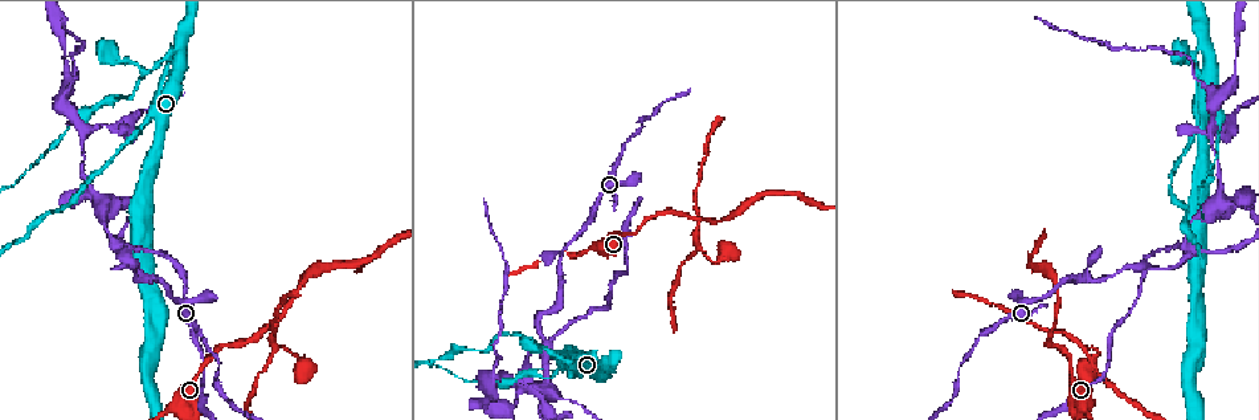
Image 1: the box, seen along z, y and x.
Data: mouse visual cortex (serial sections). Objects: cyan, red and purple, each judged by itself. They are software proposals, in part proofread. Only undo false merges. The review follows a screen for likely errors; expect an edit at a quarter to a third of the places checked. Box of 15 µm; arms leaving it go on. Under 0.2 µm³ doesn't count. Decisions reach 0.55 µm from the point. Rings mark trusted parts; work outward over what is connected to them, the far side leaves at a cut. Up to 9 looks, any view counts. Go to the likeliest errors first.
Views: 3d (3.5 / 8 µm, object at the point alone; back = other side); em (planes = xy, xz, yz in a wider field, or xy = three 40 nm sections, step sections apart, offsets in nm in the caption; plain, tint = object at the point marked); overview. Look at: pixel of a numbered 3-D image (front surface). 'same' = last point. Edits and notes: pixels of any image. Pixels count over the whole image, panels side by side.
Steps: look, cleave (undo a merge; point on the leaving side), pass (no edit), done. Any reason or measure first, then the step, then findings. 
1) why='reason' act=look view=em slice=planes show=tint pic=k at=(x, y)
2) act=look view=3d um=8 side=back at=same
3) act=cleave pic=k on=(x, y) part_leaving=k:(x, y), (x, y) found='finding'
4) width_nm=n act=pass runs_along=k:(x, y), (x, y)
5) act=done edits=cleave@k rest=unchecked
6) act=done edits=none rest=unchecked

why='looks like a crossing' act=look view=3d um=3.5 pic=1 at=(1186, 246)

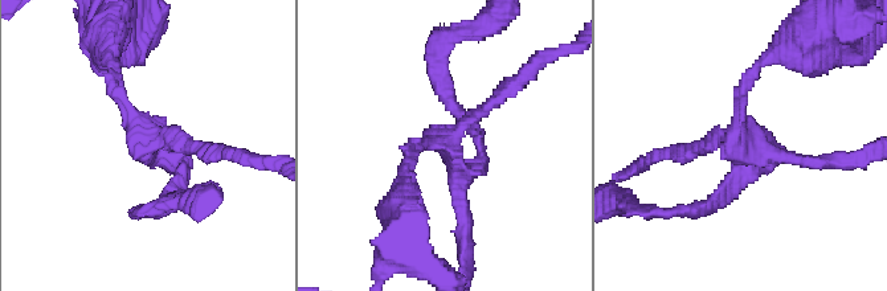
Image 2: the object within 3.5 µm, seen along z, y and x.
act=look view=em slice=planes show=tint pic=2 at=(741, 137)

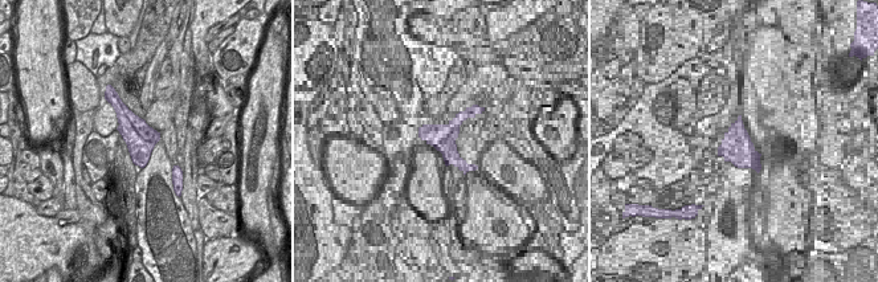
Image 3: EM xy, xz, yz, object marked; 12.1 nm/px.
arm_widths_nm=150,150,150,200 act=cleave pic=2 on=(126, 121) part_leaving=2:(159, 143), (119, 102), (106, 57) found='two cells meet here'

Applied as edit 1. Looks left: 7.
why='redraw' act=look view=overview

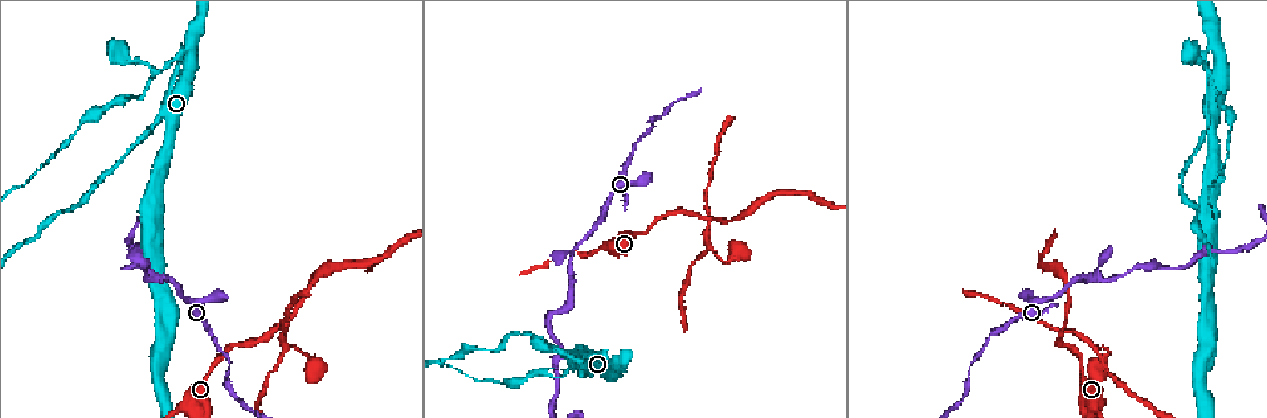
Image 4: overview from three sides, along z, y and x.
why='abrupt turn' act=look view=3d um=3.5 pic=4 at=(1066, 323)

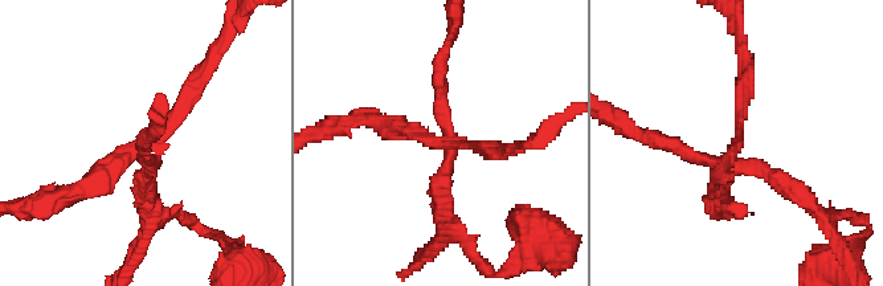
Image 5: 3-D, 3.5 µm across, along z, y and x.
act=pass runs_along=5:(371, 121), (448, 138), (444, 201) found='continuous, no second cell'

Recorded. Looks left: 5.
act=look view=3d um=8 pic=4 at=(191, 44)

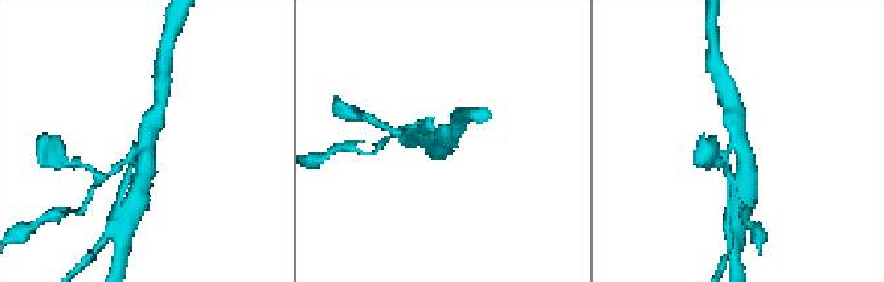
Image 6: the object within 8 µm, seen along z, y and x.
why='zoom in' act=look view=3d um=3.5 pic=6 at=(146, 146)

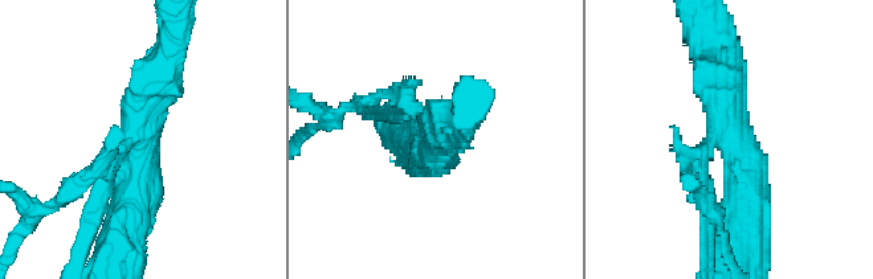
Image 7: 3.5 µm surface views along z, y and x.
arms=3 arm_widths_nm=200,500,500 act=look view=em slice=planes show=tint pic=7 at=(135, 134)

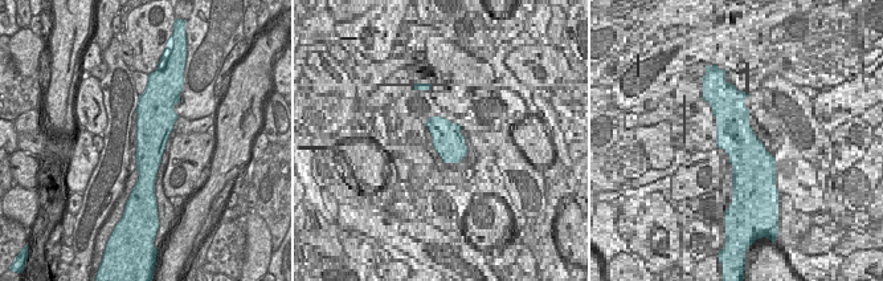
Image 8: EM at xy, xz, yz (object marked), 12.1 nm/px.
act=cleave pic=7 on=(61, 201) part_leaving=7:(105, 159), (44, 212), (28, 216) found='two cells meet here'

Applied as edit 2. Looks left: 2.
act=done edits=cleave@2,cleave@7 rest=unchecked

